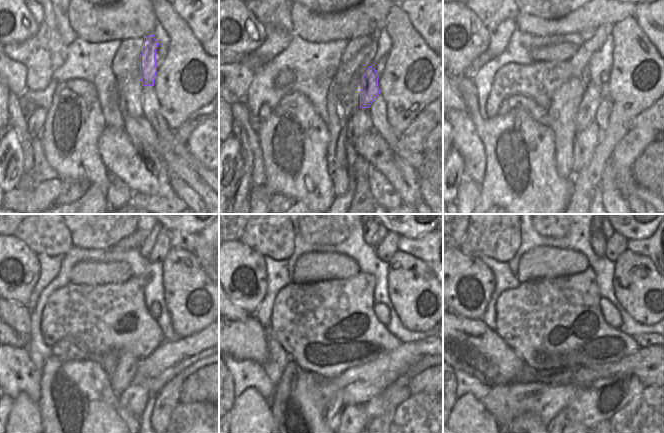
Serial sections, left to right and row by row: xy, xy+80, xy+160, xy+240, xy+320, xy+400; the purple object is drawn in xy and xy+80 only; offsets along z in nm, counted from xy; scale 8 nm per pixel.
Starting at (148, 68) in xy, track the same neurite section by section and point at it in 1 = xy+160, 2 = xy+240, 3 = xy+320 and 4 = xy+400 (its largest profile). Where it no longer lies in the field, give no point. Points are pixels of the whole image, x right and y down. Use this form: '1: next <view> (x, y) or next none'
1: next xy+160 (586, 115)
2: next xy+240 (123, 375)
3: next xy+320 (333, 417)
4: next xy+400 (561, 416)

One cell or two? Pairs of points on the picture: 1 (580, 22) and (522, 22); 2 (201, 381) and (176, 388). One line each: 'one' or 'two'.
1: one
2: two

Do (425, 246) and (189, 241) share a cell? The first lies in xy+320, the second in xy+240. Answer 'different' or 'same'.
same

